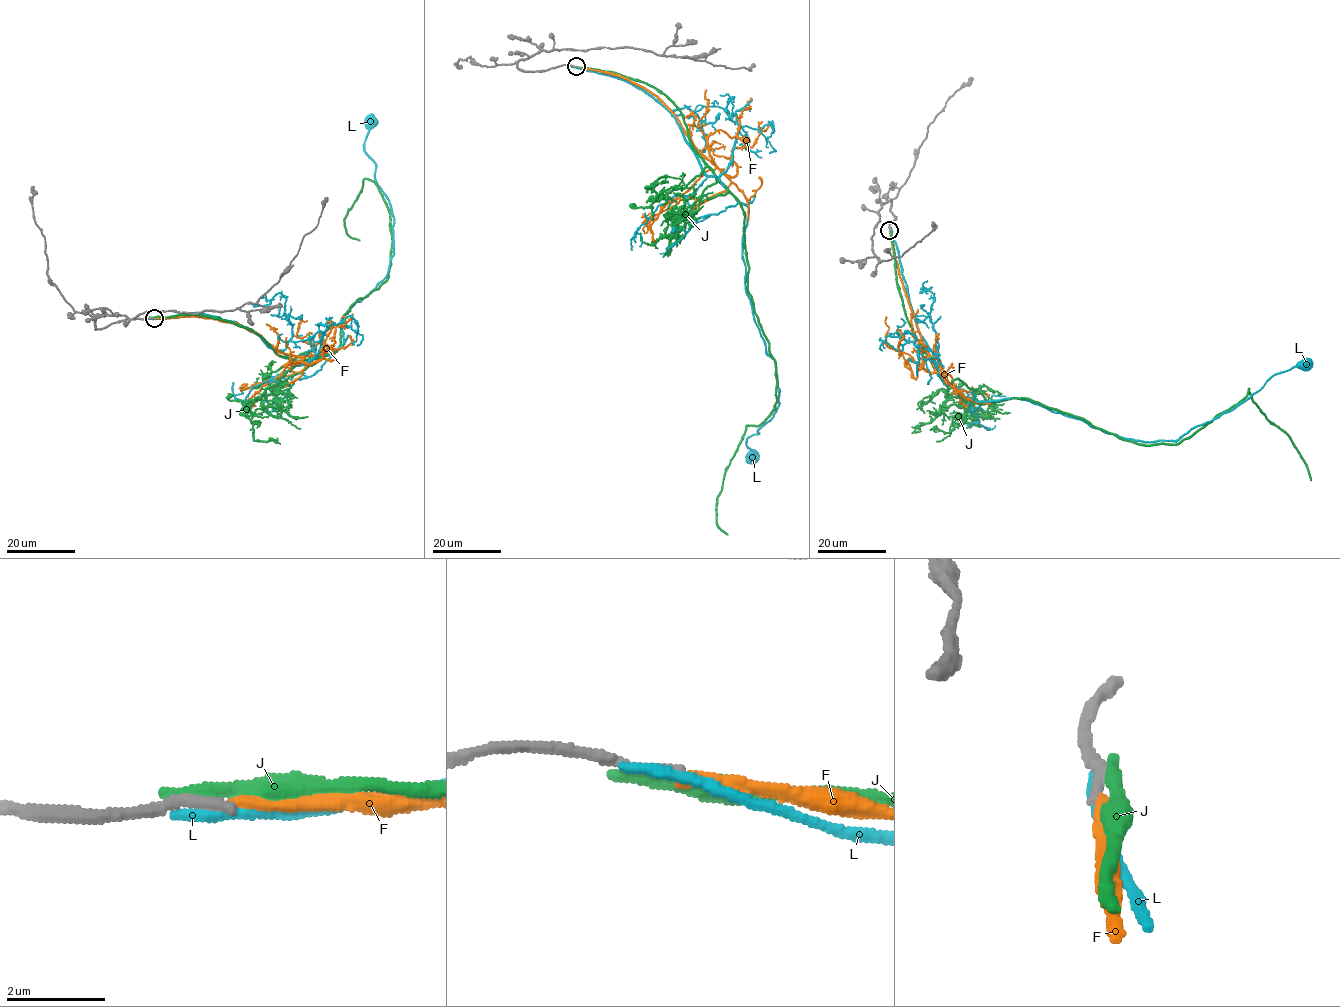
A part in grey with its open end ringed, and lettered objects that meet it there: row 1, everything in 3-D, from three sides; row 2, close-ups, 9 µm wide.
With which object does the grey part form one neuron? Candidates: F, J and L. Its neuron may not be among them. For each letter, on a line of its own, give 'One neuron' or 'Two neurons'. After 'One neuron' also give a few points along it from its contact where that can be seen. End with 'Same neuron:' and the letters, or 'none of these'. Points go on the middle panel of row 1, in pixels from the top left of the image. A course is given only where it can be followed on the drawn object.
F: Two neurons
J: Two neurons
L: Two neurons
Same neuron: none of these

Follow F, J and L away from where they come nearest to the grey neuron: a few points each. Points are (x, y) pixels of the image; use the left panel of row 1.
F: (154, 318), (238, 323), (276, 350), (302, 357), (322, 354), (301, 371), (246, 388), (243, 384)
J: (151, 317), (335, 352), (390, 265), (367, 179), (344, 217), (359, 241)
L: (151, 318), (218, 316), (304, 365), (343, 344), (342, 317), (393, 253), (392, 211), (364, 148), (370, 121)

